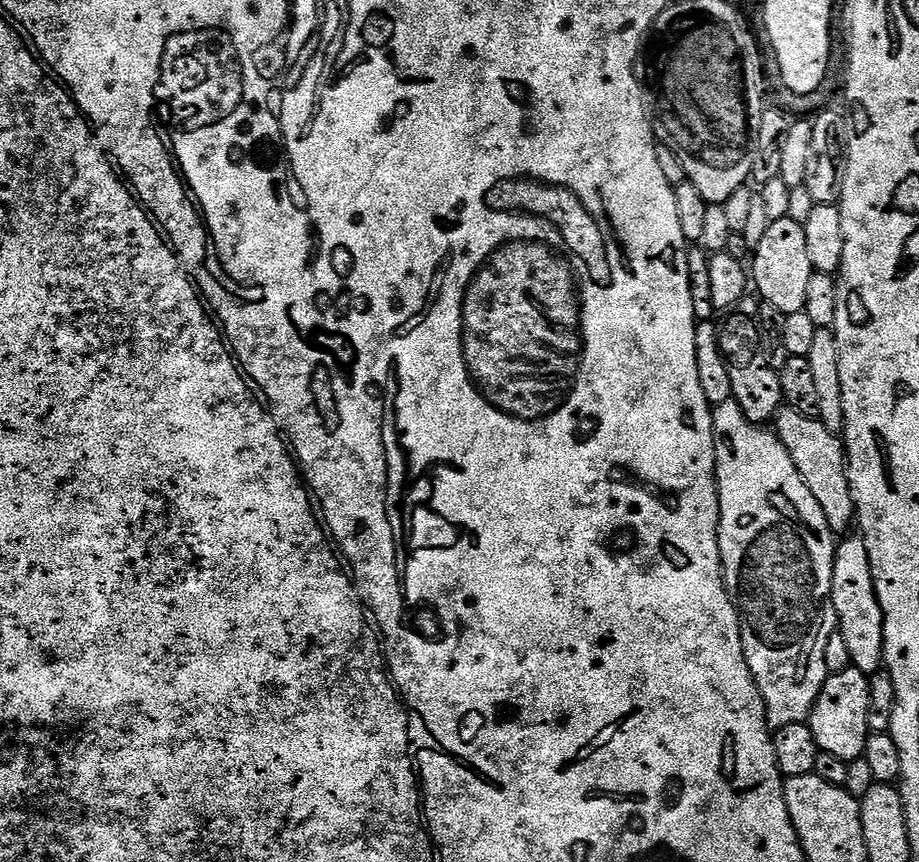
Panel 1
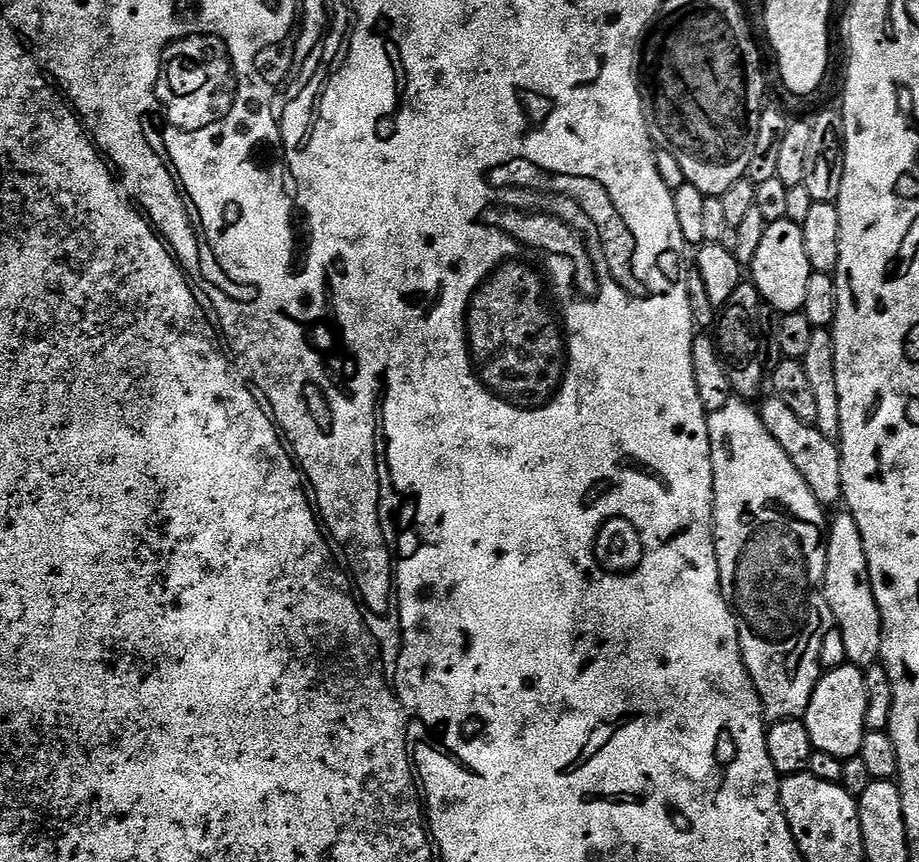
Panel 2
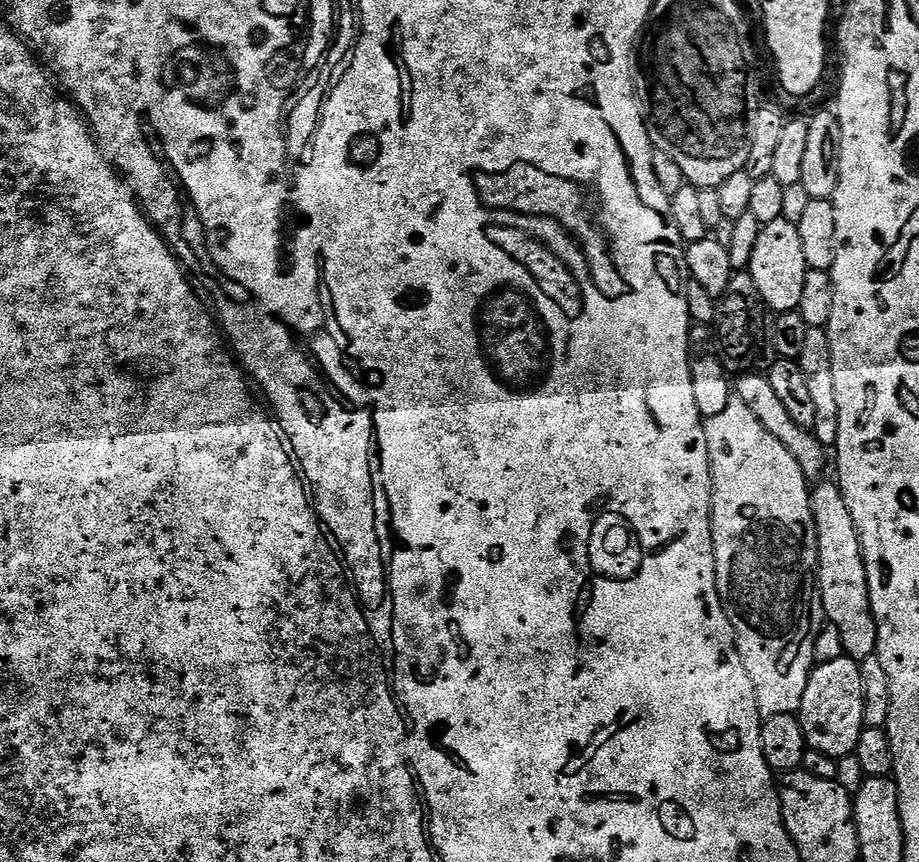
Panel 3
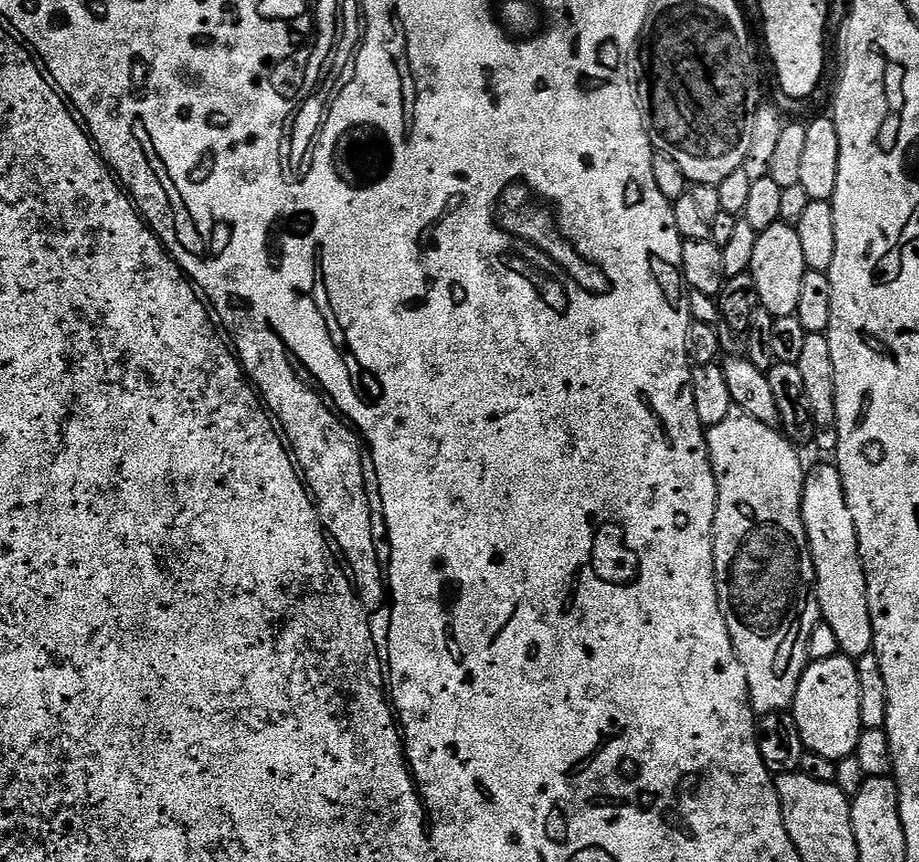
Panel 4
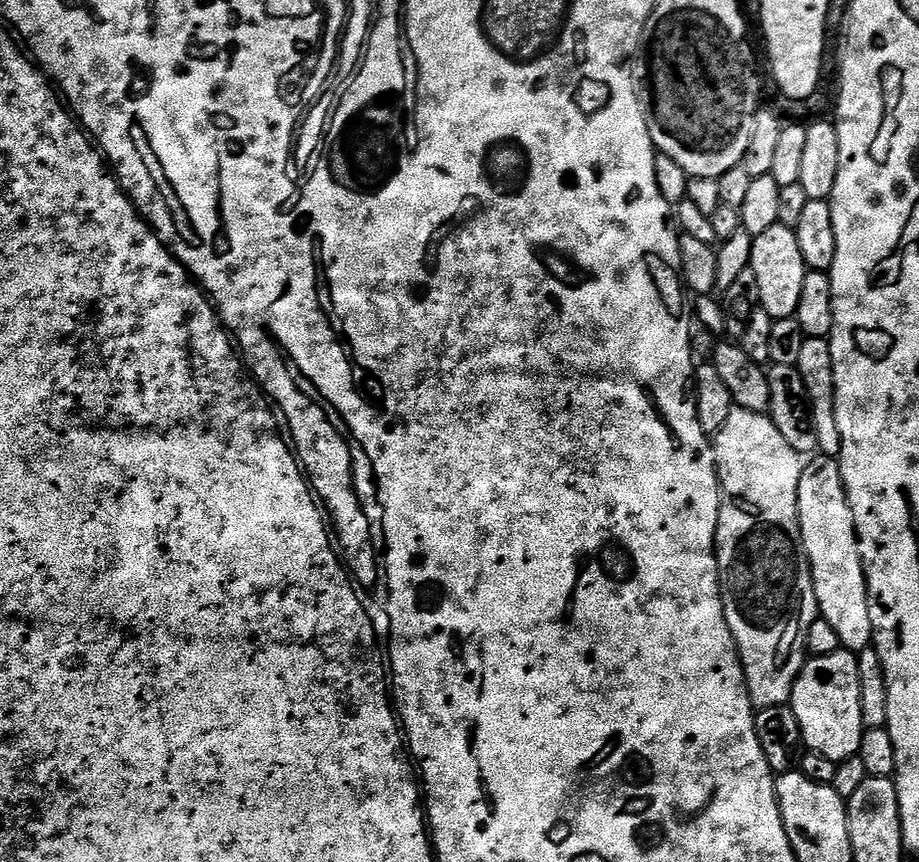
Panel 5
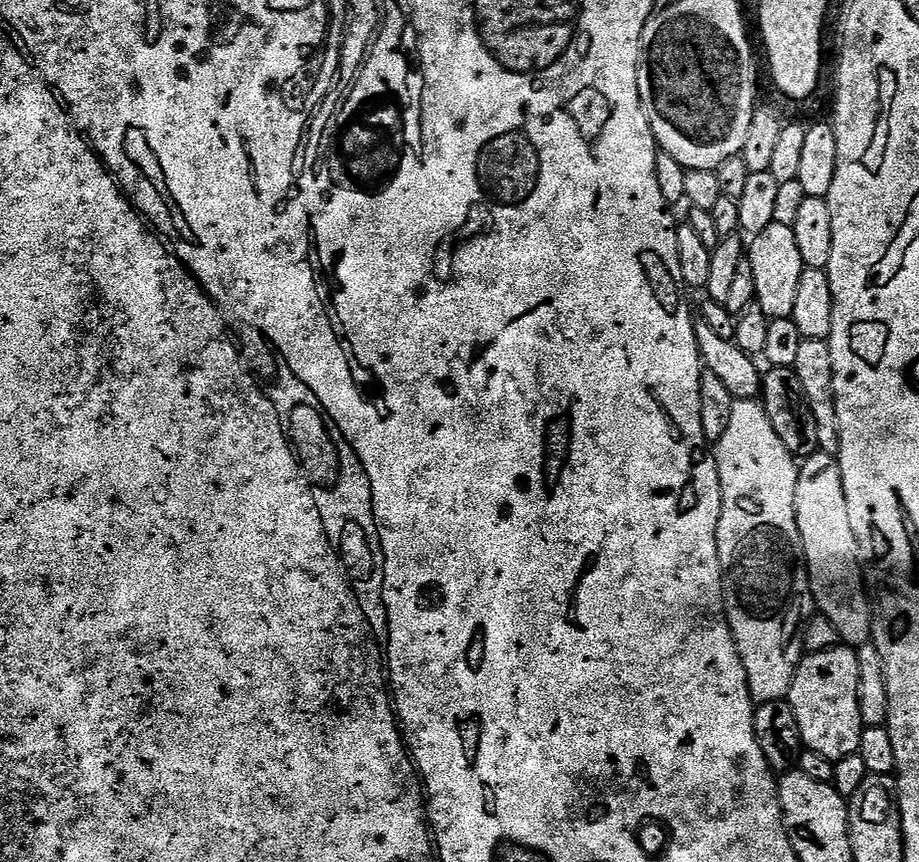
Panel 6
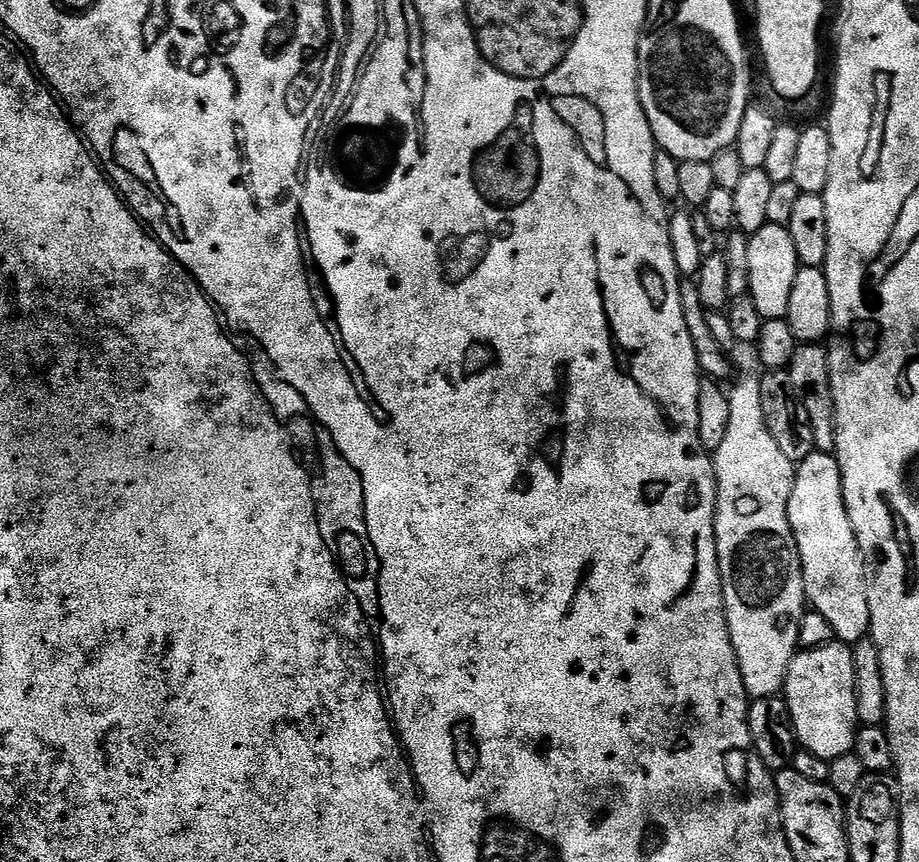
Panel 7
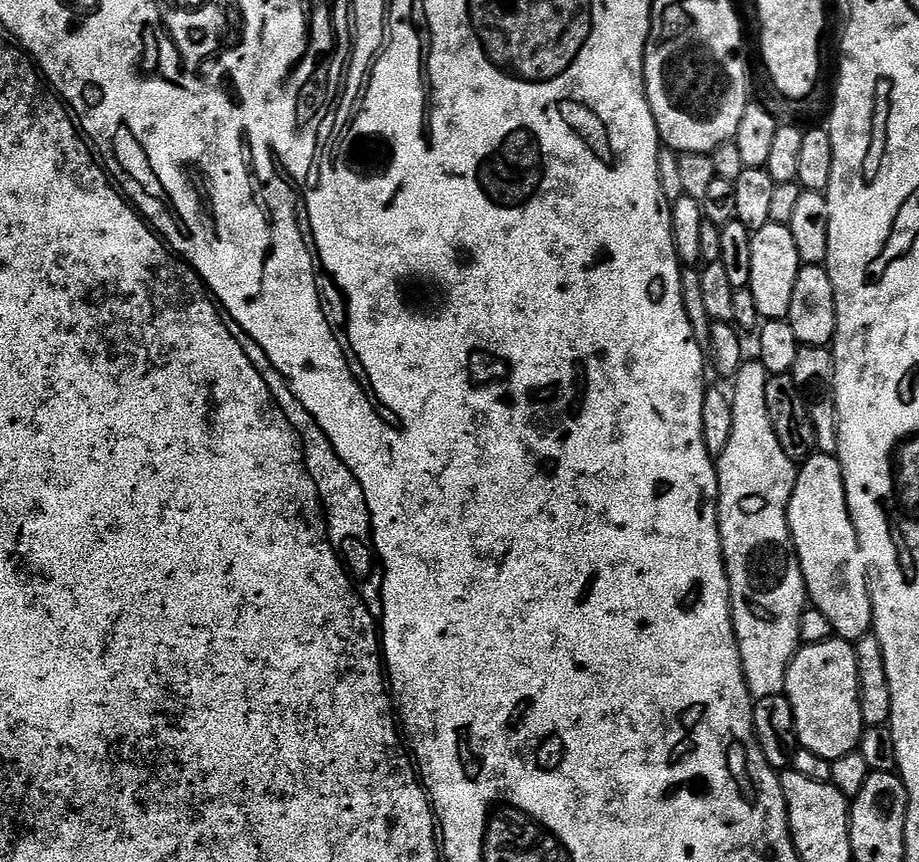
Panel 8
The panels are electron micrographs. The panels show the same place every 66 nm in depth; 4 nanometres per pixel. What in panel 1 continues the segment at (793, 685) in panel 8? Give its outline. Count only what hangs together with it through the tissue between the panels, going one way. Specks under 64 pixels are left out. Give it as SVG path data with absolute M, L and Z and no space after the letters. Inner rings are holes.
M851 666L829 675L812 708L812 715L806 721L812 728L821 752L829 752L846 761L863 757L870 735L870 694L874 691L873 685L868 685L868 680L869 677L862 670Z

